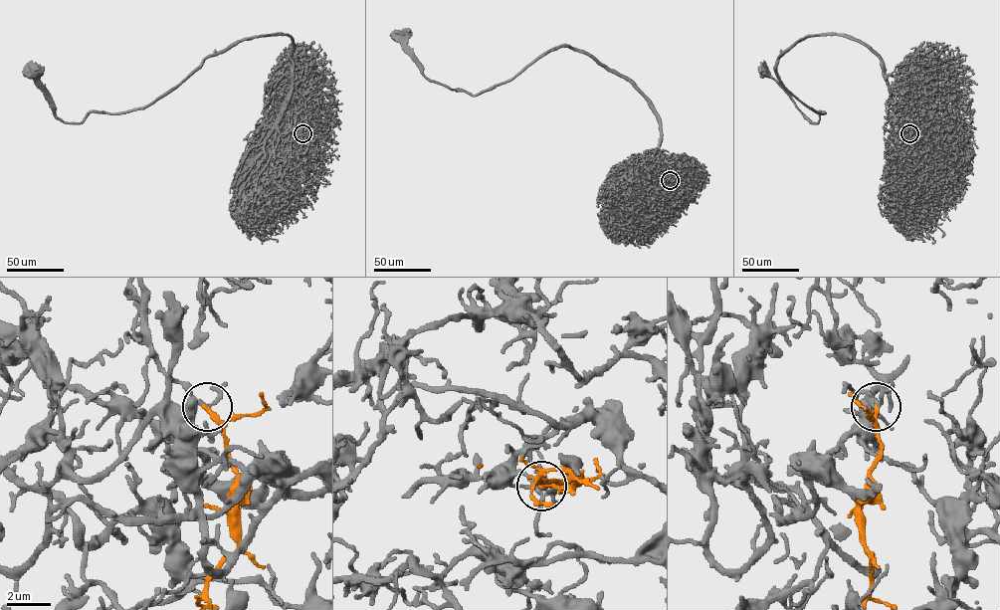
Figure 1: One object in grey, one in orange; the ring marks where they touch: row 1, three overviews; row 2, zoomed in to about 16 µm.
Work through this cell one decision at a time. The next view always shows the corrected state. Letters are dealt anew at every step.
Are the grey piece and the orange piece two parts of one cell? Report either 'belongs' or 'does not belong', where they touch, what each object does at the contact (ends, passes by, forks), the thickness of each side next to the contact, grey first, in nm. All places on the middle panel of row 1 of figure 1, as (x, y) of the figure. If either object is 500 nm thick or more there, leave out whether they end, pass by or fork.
does not belong; at (670, 180); grey passes by; orange passes by; 140 nm thick on the grey side, 150 nm on the other

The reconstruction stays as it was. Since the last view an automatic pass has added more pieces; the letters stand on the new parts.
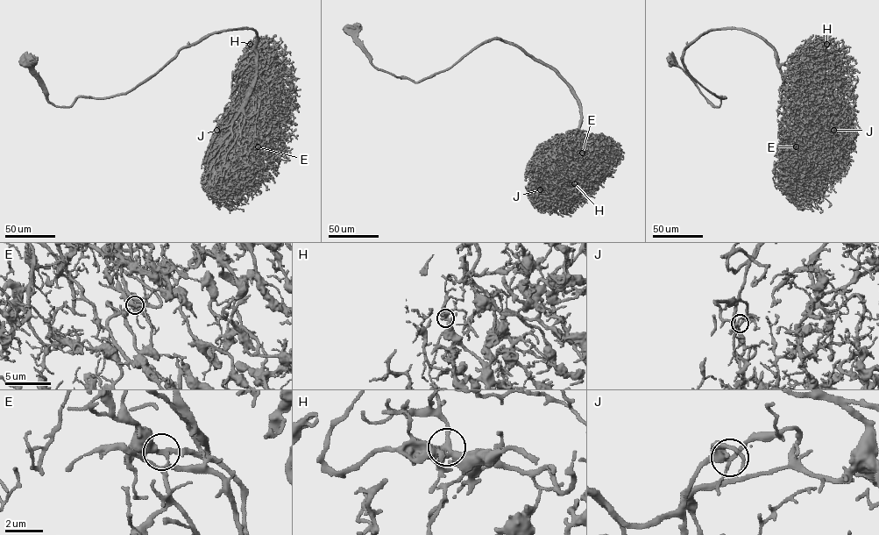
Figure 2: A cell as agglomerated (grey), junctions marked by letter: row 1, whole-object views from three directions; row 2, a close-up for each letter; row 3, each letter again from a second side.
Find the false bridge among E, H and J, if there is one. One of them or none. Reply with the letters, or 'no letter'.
no letter

